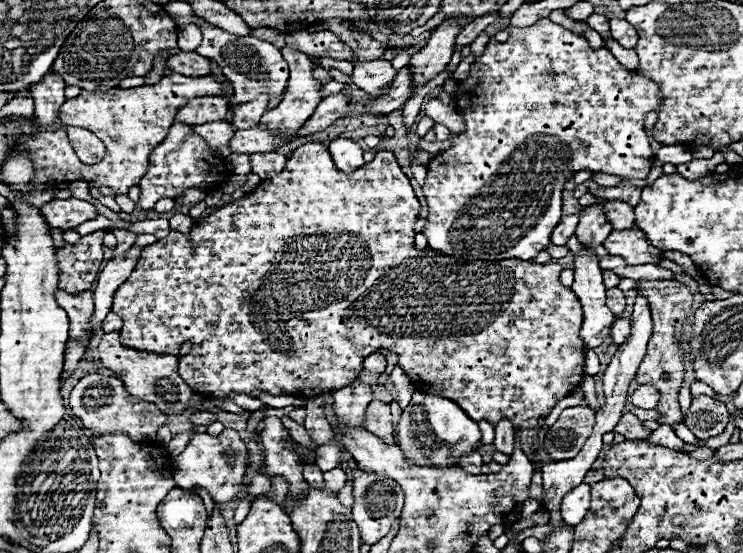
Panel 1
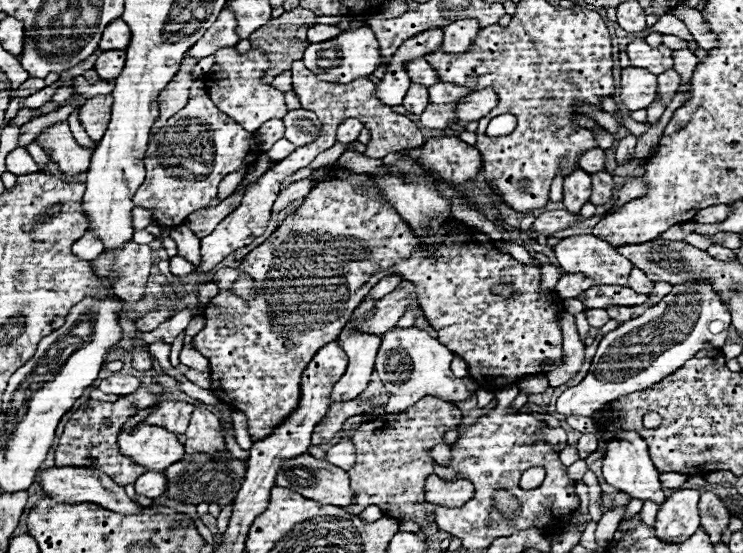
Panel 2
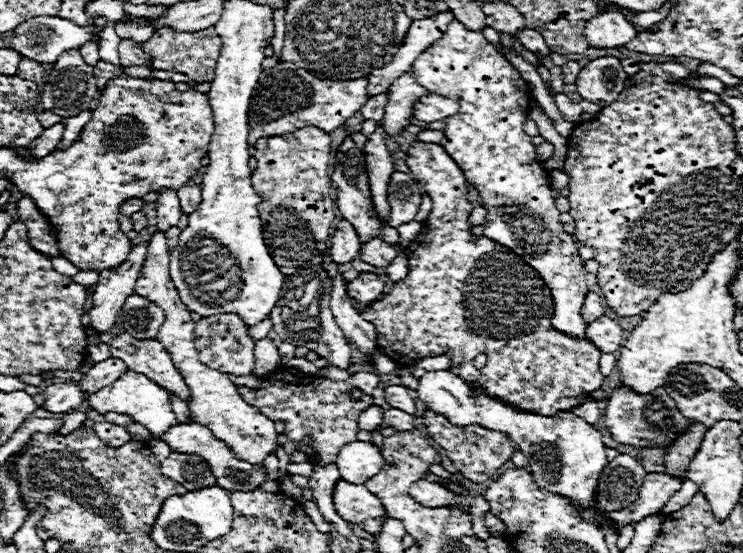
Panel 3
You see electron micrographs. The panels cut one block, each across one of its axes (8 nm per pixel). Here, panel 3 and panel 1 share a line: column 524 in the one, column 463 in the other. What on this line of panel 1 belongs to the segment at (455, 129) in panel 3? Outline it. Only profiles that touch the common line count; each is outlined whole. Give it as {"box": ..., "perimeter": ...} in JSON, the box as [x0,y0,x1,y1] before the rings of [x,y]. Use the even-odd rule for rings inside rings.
{"box":[422,18,660,260],"perimeter":[[[542,18],[528,28],[506,28],[506,30],[510,30],[510,40],[504,44],[490,40],[486,46],[486,52],[472,64],[470,78],[458,82],[456,108],[466,122],[466,132],[460,136],[454,136],[452,138],[454,144],[446,152],[440,152],[438,156],[434,156],[428,164],[428,178],[424,186],[424,196],[428,202],[428,218],[426,218],[428,222],[422,234],[428,238],[428,248],[444,256],[454,256],[458,260],[506,260],[506,258],[532,260],[538,252],[548,248],[550,234],[560,222],[560,216],[562,216],[560,204],[562,204],[562,190],[564,190],[566,178],[586,168],[590,172],[616,174],[626,180],[632,180],[632,178],[642,180],[648,176],[654,162],[654,152],[644,132],[644,116],[656,110],[656,106],[660,104],[660,90],[652,80],[646,80],[646,76],[642,76],[636,70],[626,70],[606,48],[592,50],[586,38],[576,36],[574,32],[562,28],[560,24],[550,22],[548,18]]]}

